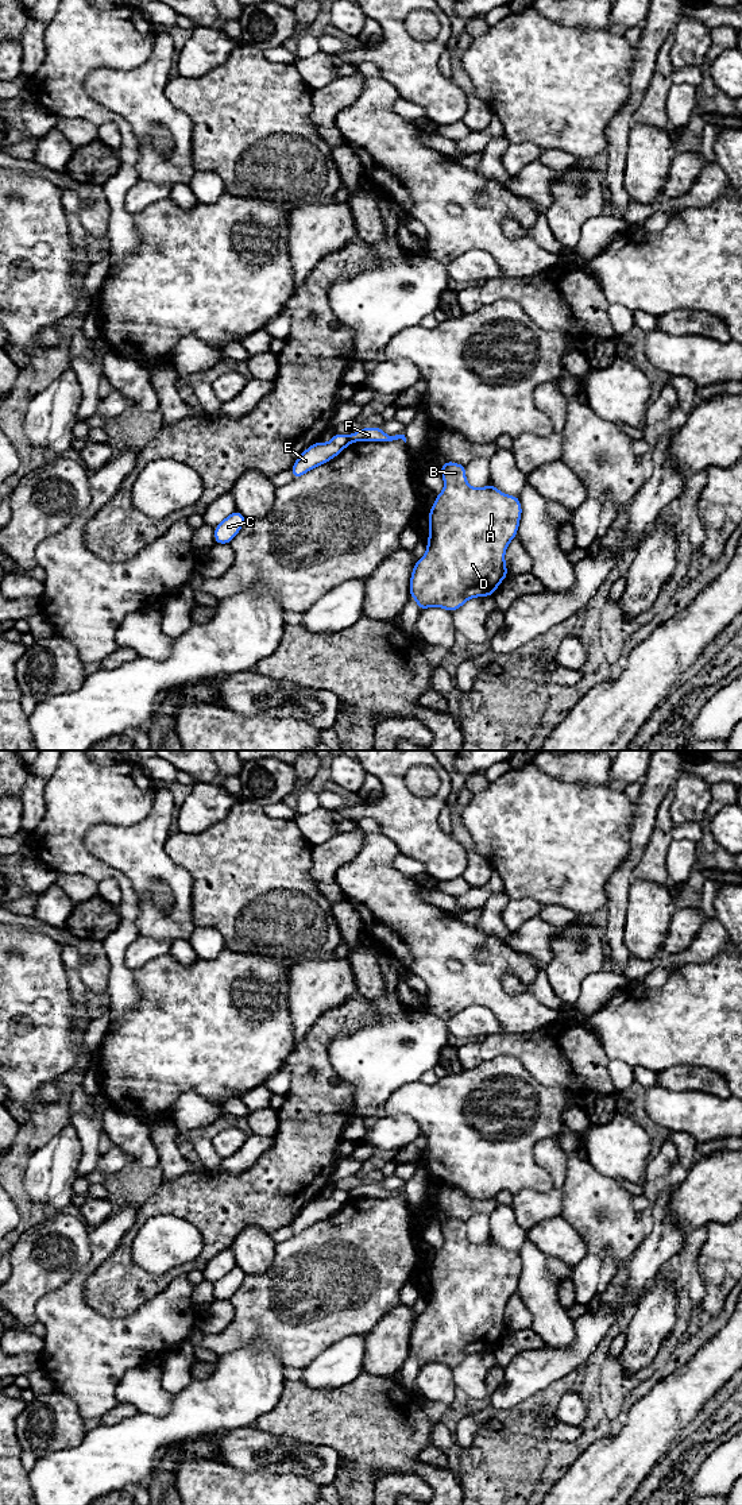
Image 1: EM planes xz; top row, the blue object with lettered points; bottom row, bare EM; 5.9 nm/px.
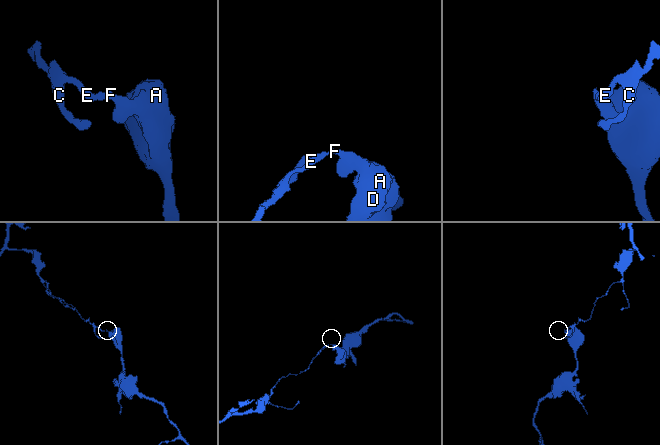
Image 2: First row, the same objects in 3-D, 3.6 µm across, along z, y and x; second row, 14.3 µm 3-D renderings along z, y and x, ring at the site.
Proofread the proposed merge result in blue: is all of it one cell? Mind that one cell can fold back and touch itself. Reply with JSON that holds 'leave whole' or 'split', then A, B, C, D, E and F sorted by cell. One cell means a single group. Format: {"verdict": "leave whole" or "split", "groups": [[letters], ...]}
{"verdict": "split", "groups": [["A", "B", "D", "F"], ["C", "E"]]}

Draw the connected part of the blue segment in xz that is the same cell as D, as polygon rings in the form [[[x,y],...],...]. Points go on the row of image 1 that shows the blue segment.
[[[448,460],[440,466],[440,471],[444,489],[430,508],[428,548],[414,563],[409,590],[421,610],[441,607],[453,611],[468,599],[494,595],[509,575],[505,553],[517,537],[522,505],[517,495],[507,495],[491,483],[469,486],[464,464]]]

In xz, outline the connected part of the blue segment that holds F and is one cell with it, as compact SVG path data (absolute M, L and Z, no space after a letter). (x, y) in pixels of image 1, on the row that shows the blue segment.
M380 427L375 428L362 428L353 433L349 435L351 443L358 443L358 441L376 441L376 443L383 443L383 441L393 441L402 439L406 443L405 435L395 435L390 436L383 432Z

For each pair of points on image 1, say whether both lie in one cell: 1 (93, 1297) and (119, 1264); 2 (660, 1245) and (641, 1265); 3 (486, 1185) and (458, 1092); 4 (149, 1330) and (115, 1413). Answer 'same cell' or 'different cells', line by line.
1: same cell
2: same cell
3: same cell
4: different cells

